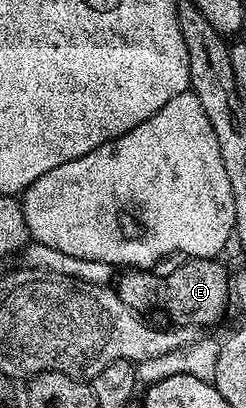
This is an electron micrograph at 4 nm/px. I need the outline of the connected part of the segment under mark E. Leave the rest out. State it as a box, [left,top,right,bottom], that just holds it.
[114,258,230,329]

